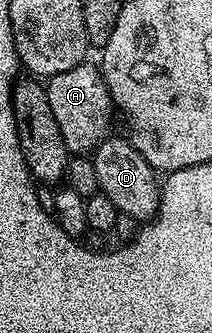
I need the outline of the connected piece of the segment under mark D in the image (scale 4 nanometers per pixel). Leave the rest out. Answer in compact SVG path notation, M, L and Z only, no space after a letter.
M117 133L102 140L92 152L96 181L100 194L108 197L118 211L119 216L137 221L150 221L158 213L158 202L162 196L160 179L152 165L140 157L140 153L130 143L129 138L122 139Z

